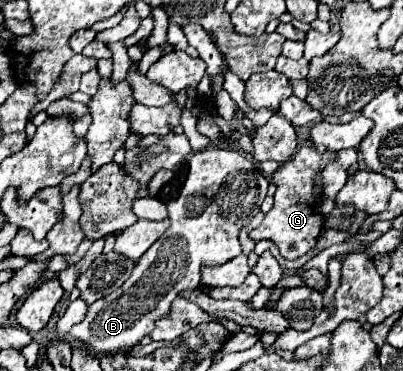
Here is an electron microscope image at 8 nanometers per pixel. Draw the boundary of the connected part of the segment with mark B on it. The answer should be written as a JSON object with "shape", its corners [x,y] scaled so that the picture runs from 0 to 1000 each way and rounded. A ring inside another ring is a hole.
{"shape":[[[514,396],[504,407],[484,410],[474,429],[464,434],[459,456],[459,493],[444,515],[444,531],[424,536],[414,547],[424,612],[365,671],[360,693],[340,704],[325,747],[275,795],[261,806],[236,811],[221,827],[221,844],[211,865],[186,876],[176,887],[176,919],[206,919],[236,957],[261,957],[261,951],[285,951],[295,941],[320,941],[340,930],[360,903],[375,898],[385,865],[404,849],[419,844],[419,827],[429,806],[444,795],[444,784],[459,779],[489,779],[499,763],[499,714],[509,709],[533,709],[548,714],[588,687],[598,687],[598,660],[593,660],[593,617],[603,612],[608,590],[628,590],[643,574],[643,558],[663,526],[663,482],[643,466],[638,445],[618,429],[603,423],[593,407],[578,402],[548,402],[548,396]]]}

